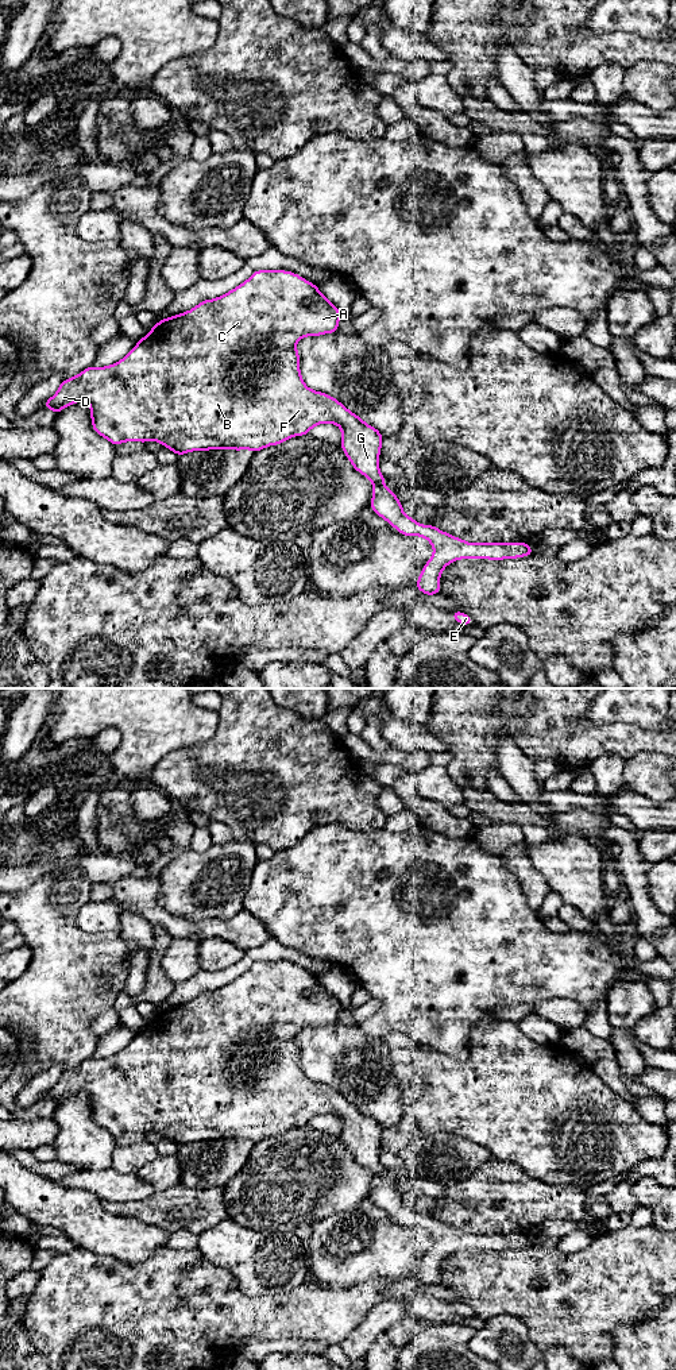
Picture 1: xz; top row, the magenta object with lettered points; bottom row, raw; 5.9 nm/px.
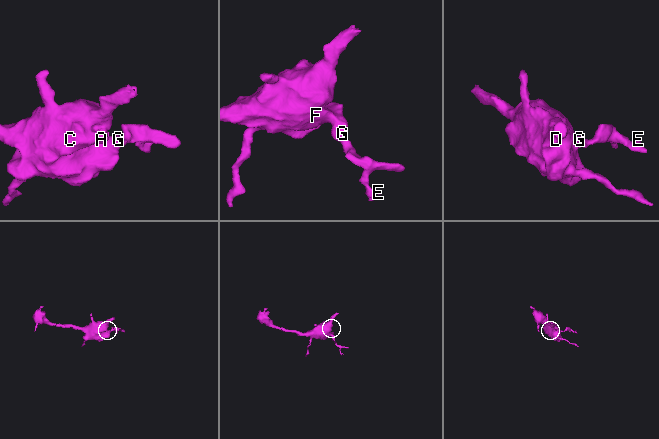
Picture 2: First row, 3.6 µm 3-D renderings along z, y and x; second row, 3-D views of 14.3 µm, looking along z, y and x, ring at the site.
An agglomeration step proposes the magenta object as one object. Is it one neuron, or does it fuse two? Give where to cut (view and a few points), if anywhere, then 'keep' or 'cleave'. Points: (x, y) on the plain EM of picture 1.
no cut | keep

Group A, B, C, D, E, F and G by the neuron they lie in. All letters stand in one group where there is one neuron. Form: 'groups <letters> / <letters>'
groups A B C D E F G

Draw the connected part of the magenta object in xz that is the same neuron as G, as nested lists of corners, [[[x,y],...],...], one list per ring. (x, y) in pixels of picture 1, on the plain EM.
[[[258,961],[251,968],[213,991],[201,992],[192,1002],[158,1012],[148,1024],[117,1054],[107,1058],[88,1058],[78,1066],[59,1074],[58,1083],[43,1099],[57,1105],[72,1095],[88,1092],[93,1122],[115,1138],[124,1132],[158,1132],[178,1147],[190,1142],[251,1141],[258,1143],[269,1136],[282,1135],[294,1127],[308,1126],[318,1115],[336,1115],[341,1120],[341,1141],[356,1162],[372,1176],[371,1201],[385,1209],[399,1224],[425,1228],[433,1238],[433,1247],[424,1257],[417,1280],[426,1285],[440,1284],[440,1265],[459,1250],[515,1250],[532,1246],[528,1234],[467,1234],[433,1216],[421,1216],[402,1201],[397,1186],[386,1178],[379,1162],[383,1127],[349,1103],[336,1089],[310,1081],[300,1064],[300,1045],[295,1035],[305,1027],[320,1027],[339,1020],[341,1003],[328,992],[318,979],[291,962]]]

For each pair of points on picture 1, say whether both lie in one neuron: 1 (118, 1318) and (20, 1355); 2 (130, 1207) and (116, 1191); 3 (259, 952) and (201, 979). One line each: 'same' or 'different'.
1: different
2: different
3: same

